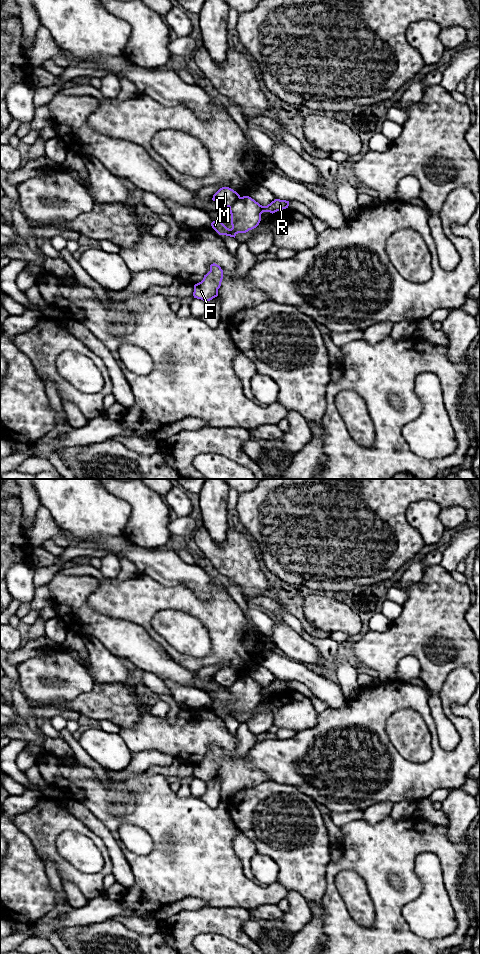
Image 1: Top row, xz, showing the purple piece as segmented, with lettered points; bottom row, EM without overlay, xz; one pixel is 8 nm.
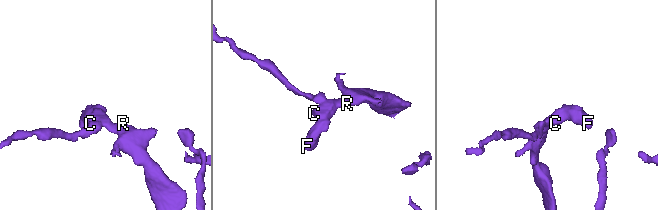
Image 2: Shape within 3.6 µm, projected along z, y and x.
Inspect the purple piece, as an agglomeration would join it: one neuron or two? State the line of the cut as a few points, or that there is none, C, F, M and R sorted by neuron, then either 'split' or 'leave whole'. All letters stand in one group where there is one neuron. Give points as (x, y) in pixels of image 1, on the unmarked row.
cut in xz along (239, 676), (229, 687); C F R / M; split

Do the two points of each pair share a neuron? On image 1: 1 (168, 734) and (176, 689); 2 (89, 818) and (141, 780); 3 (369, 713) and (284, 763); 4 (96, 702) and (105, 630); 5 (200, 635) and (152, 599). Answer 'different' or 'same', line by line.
1: different
2: different
3: same
4: different
5: different

